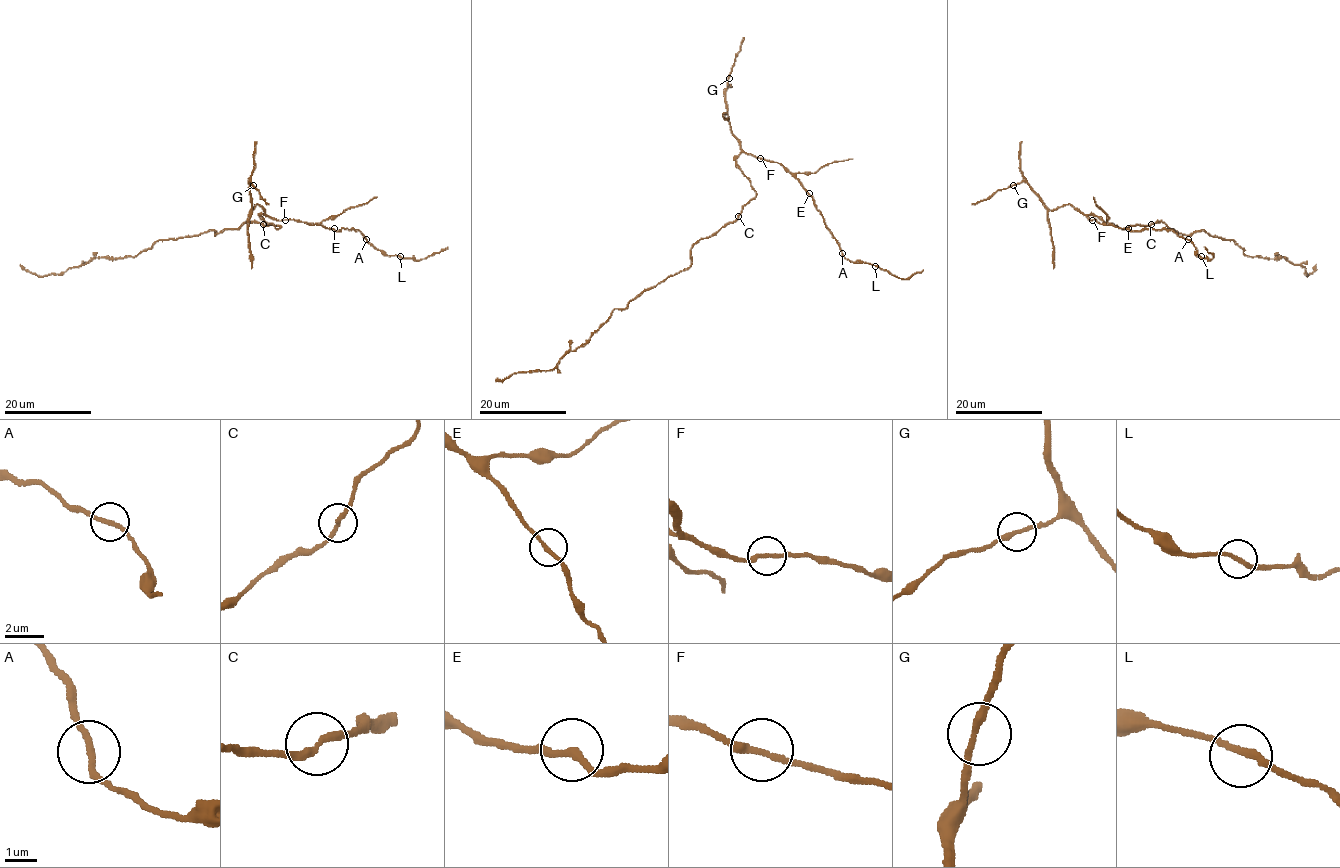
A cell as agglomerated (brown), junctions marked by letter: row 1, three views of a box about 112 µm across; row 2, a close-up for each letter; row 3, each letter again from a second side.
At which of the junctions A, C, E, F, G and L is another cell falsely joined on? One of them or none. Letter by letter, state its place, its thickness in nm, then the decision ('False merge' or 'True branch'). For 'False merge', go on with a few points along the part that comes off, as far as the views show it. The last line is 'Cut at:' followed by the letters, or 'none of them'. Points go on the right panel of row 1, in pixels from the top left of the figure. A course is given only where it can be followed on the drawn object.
A: Place: (1188, 239). Thickness 200 nm. True branch
C: Place: (1151, 224). Thickness 220 nm. True branch
E: Place: (1128, 228). Thickness 200 nm. True branch
F: Place: (1092, 220). Thickness 240 nm. True branch
G: Place: (1013, 185). Thickness 220 nm. True branch
L: Place: (1201, 256). Thickness 220 nm. True branch
Cut at: none of them

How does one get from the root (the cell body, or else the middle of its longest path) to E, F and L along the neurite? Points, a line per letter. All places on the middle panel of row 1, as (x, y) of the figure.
E: (741, 211), (756, 196), (736, 163), (742, 152), (781, 163), (809, 193)
F: (741, 211), (756, 196), (756, 191), (736, 163), (736, 158), (742, 152), (760, 158)
L: (741, 211), (756, 191), (736, 158), (746, 152), (781, 163), (812, 198), (842, 254), (852, 262), (875, 266)

